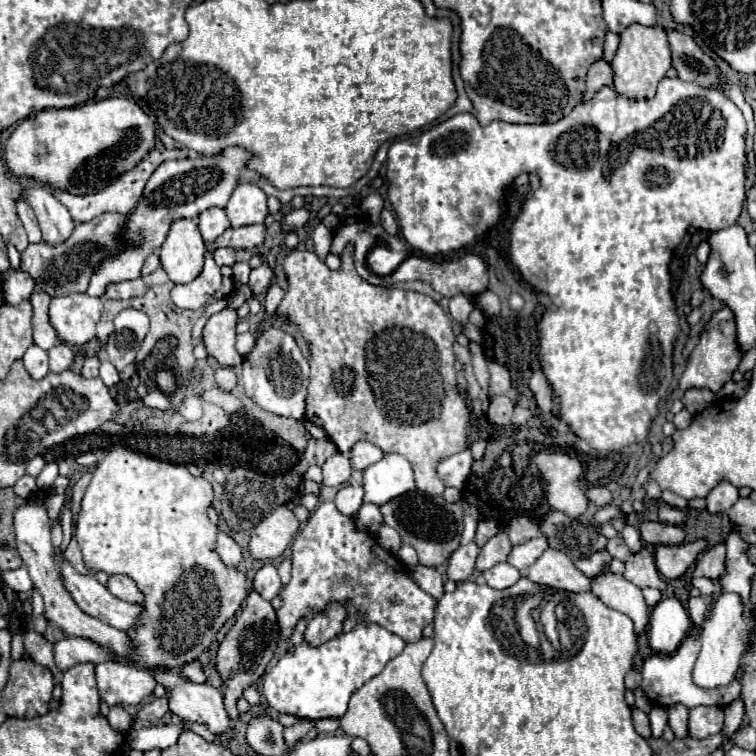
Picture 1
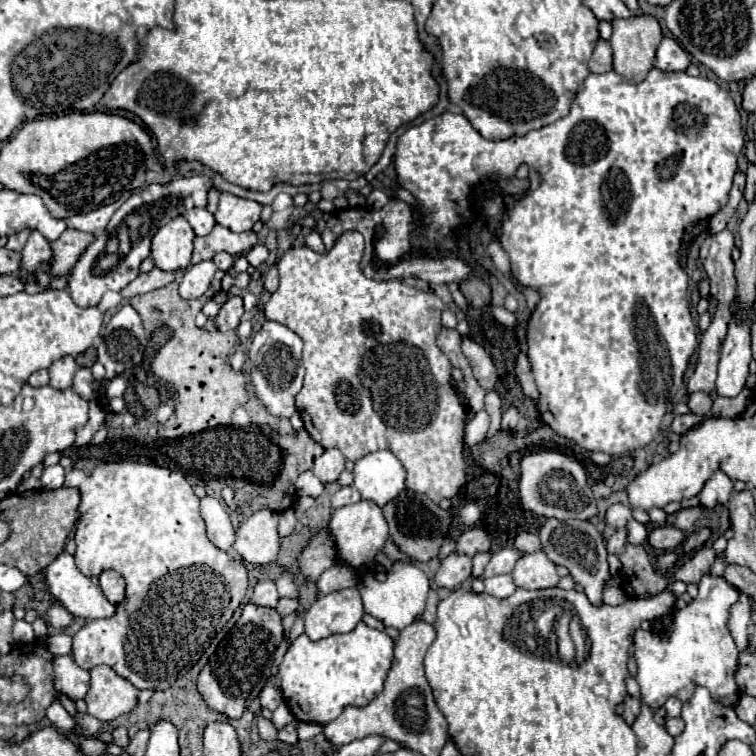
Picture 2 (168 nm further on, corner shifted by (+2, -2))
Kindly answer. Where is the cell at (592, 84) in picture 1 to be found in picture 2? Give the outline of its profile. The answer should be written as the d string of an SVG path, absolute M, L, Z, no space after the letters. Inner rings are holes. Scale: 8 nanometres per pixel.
M598 40L594 54L590 58L590 72L594 74L602 74L602 72L610 72L612 70L612 48L608 40Z

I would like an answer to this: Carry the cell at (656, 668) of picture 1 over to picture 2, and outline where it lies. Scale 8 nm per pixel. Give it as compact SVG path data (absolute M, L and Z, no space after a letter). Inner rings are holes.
M704 576L698 584L698 596L688 606L676 610L672 620L654 632L642 628L634 634L634 658L638 664L636 680L640 684L640 700L650 708L664 706L666 698L676 696L682 702L694 692L694 684L706 684L720 704L734 706L740 688L734 680L738 666L738 648L728 630L730 604L738 600L738 590L722 578Z

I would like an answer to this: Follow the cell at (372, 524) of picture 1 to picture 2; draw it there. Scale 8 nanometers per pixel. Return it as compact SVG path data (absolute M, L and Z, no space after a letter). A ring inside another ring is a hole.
M360 500L346 508L334 510L330 516L328 528L330 528L330 534L334 536L338 558L348 568L354 568L354 570L366 570L372 564L374 556L382 550L384 542L388 540L388 524L382 516L382 508L376 506L372 500Z

